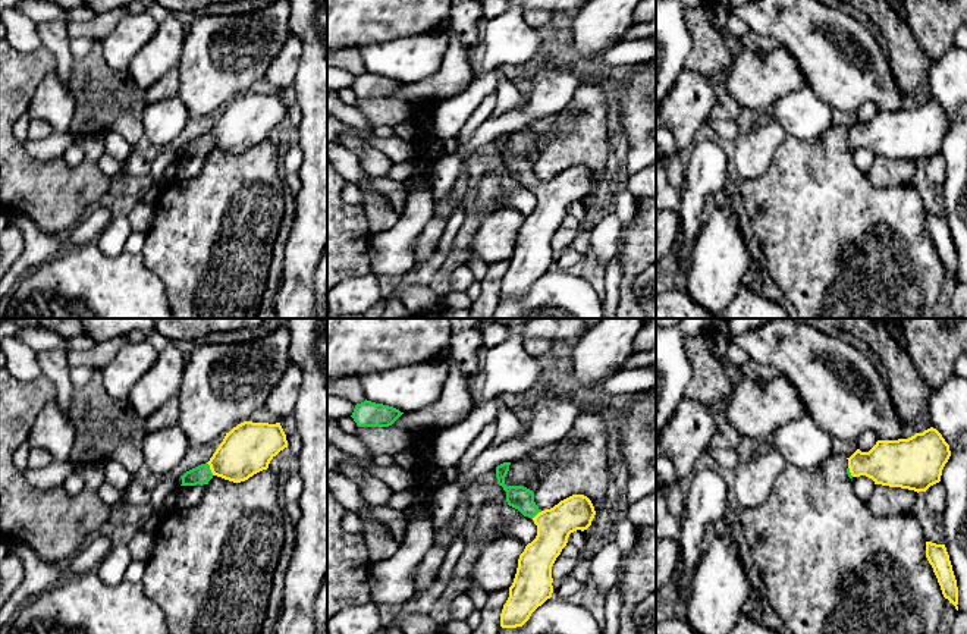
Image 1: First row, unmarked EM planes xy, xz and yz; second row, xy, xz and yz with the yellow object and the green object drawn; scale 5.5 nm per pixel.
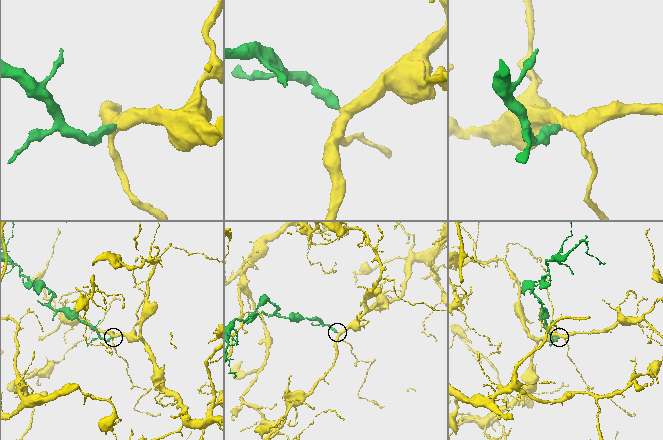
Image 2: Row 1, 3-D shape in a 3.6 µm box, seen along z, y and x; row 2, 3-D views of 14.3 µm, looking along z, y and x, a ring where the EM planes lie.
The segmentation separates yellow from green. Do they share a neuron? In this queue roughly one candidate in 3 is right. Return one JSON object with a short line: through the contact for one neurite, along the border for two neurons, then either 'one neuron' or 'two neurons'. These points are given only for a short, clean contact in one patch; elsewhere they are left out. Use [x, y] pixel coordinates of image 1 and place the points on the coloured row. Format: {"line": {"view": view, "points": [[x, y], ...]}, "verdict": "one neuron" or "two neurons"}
{"line": {"view": "xy", "points": [[248, 448], [235, 460], [210, 468], [201, 474]]}, "verdict": "one neuron"}

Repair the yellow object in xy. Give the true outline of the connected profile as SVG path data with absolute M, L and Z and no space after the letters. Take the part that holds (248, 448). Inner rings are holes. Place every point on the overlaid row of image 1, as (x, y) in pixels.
M244 421L226 433L208 462L186 471L180 486L208 484L217 476L241 483L267 470L270 461L288 448L280 423Z

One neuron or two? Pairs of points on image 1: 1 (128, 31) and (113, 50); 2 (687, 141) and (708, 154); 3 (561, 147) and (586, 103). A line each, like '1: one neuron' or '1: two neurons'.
1: one neuron
2: two neurons
3: one neuron

